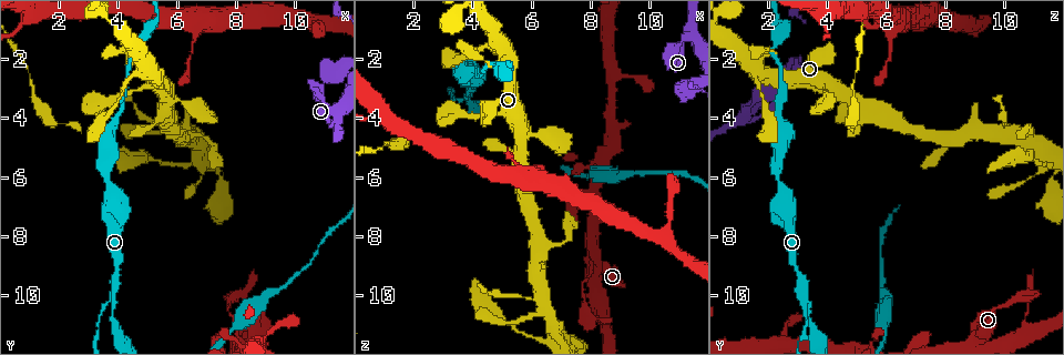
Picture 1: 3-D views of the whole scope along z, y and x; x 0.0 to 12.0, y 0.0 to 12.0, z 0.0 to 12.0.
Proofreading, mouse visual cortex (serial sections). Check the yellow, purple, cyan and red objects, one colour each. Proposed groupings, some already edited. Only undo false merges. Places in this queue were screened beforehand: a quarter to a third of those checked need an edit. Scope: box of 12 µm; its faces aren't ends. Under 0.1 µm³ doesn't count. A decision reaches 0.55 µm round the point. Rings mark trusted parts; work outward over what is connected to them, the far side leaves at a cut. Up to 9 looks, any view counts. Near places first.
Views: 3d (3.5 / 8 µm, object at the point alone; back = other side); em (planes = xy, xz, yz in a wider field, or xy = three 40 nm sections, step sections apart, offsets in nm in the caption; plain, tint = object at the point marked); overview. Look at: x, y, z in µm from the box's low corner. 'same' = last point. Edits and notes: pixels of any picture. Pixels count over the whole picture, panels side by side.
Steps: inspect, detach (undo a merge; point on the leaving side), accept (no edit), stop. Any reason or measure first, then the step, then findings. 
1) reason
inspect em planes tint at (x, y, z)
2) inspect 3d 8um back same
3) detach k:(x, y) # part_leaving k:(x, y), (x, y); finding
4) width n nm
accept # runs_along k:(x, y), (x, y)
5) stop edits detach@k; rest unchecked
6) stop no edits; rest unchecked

sudden change in width
inspect 3d 8um at (11.3, 4.1, 1.2)

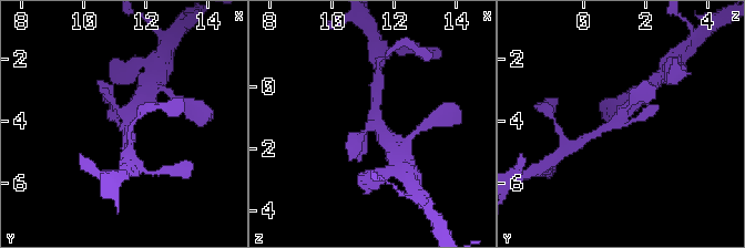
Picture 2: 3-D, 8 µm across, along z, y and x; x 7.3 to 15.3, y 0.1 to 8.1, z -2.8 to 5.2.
closer look
inspect 3d 3.5um at (11.3, 4.0, 1.2)

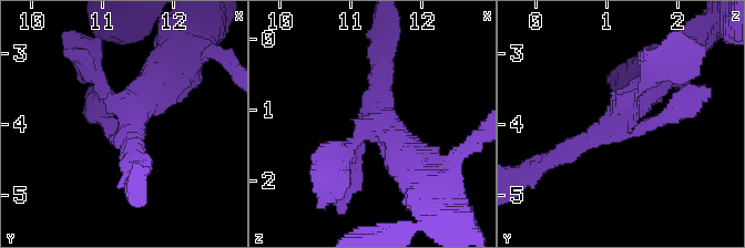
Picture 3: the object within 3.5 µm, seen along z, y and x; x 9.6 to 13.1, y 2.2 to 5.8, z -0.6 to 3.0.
shape alone is not enough
inspect em xy step 1 tint at (11.30, 4.10, 1.25)

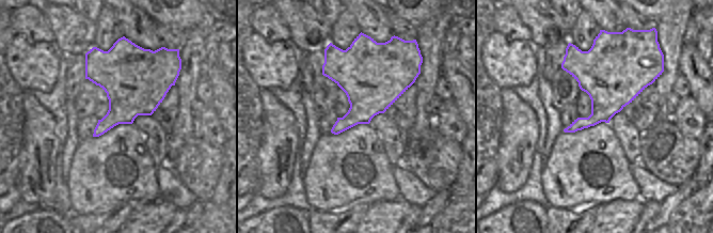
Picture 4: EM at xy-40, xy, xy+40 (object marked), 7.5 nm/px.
accept # runs_along 3:(97, 111), (118, 134), (162, 76); continuous, no second cell

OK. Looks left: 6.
side arm on a straight run
inspect 3d 3.5um at (3.9, 9.9, 3.2)

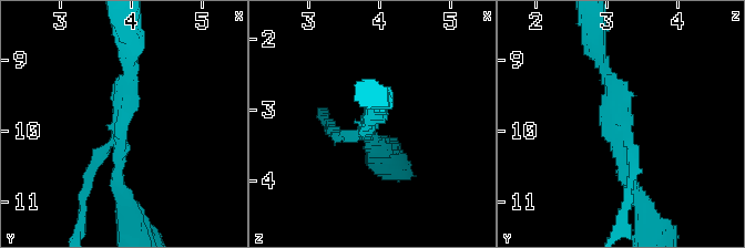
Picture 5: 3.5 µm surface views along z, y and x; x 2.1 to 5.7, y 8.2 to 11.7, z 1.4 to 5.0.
arms 3; arm_widths 200, 200, 200 nm
inspect em xy step 5 tint at (3.90, 9.90, 3.10)

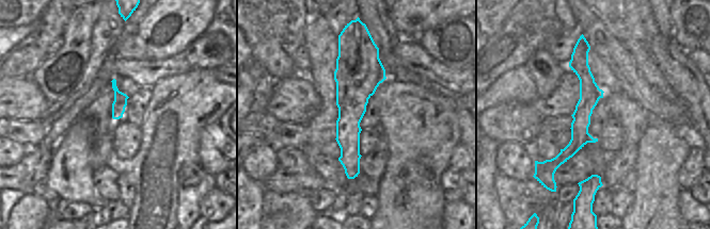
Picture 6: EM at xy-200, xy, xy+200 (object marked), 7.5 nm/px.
detach 5:(89, 172) # part_leaving 5:(111, 142), (87, 175), (80, 230); a second cell is stuck on

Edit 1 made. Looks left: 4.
thick turns thin
inspect 3d 3.5um at (8.2, 10.2, 10.8)

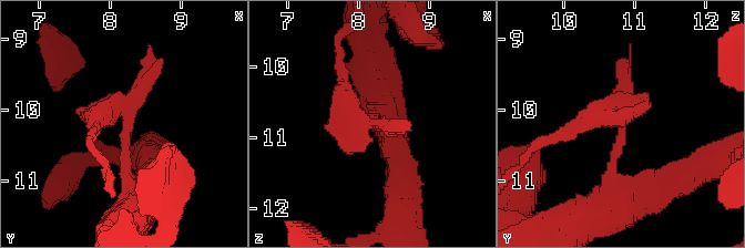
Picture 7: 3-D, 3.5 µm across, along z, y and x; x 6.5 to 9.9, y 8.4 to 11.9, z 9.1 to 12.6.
inspect em xy step 5 tint at (8.20, 10.10, 10.85)

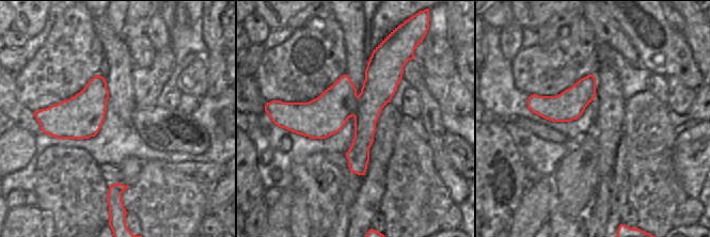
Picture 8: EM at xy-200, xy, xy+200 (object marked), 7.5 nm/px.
accept # runs_along 8:(400, 66), (362, 103), (285, 111); one cell here

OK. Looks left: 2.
thin arm on a thick one
inspect 3d 3.5um back at (6.8, 5.7, 11.3)

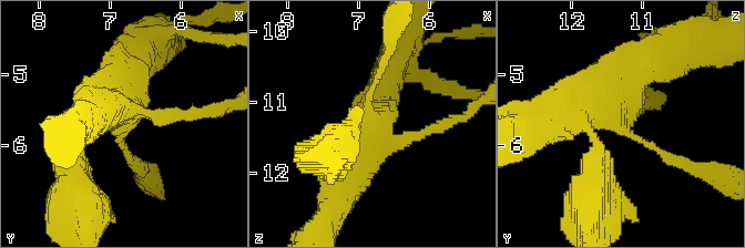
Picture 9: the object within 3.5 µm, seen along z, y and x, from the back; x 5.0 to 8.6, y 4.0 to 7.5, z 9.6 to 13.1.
need the tissue
inspect em planes tint at (6.80, 5.55, 11.35)

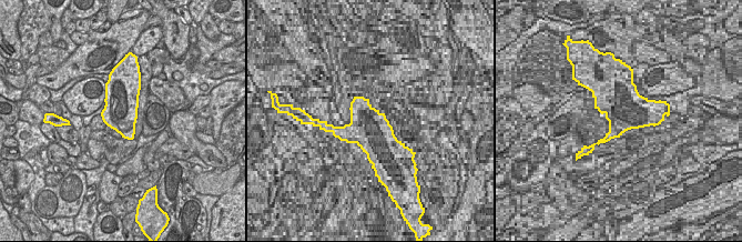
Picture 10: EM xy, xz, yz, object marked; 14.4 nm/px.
accept # runs_along 9:(654, 58), (612, 105), (632, 136), (669, 161); all the same cell

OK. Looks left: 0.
stop edits detach@5; rest unchecked

